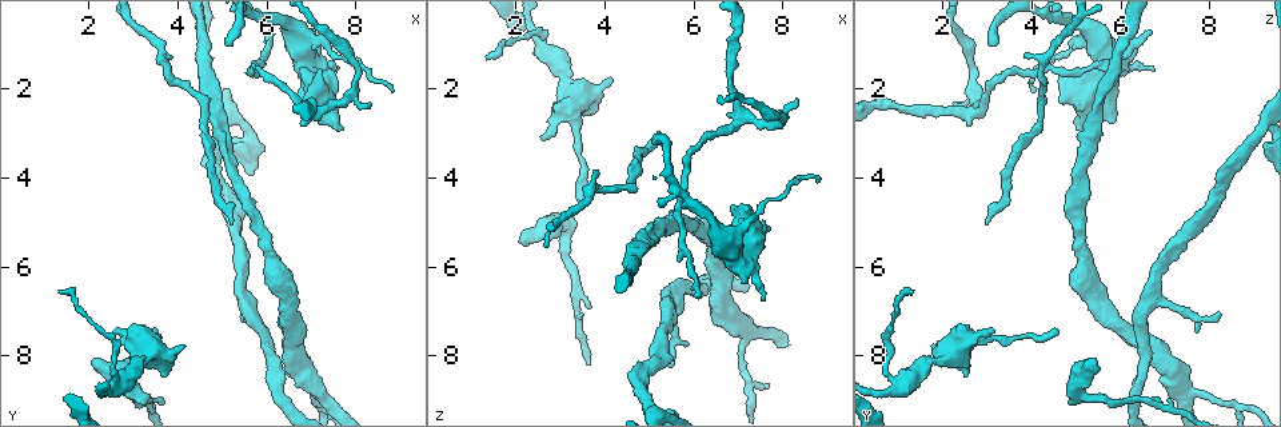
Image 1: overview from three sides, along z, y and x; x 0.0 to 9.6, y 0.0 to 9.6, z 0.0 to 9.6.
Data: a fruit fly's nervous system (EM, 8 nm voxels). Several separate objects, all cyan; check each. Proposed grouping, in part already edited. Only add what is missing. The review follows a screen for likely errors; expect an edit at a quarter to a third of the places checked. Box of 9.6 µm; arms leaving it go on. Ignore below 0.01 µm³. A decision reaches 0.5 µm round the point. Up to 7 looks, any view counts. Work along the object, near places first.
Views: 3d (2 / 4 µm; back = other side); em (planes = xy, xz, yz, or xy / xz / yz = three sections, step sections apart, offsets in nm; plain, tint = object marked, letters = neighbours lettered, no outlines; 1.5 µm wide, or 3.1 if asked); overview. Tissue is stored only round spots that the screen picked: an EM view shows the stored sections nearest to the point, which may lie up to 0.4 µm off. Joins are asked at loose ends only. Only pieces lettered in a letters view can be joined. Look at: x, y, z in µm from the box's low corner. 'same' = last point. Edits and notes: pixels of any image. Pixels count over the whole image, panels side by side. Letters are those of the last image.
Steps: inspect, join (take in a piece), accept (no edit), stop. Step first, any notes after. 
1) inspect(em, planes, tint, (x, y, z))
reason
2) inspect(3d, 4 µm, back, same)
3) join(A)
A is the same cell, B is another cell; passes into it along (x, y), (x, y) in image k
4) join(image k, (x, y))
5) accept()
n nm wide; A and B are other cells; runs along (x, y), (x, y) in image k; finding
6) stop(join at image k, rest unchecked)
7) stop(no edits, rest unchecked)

inspect(em, planes, letters, (8.35, 2.30, 2.20))
free end

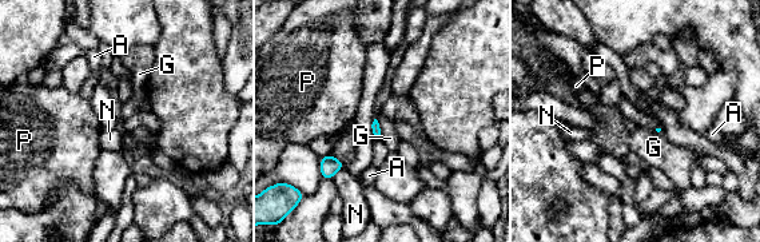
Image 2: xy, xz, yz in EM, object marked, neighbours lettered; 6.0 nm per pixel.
accept()
G touches over 130 nm; A, G, N and P are other cells; none of them fits

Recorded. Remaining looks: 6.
inspect(3d, 2 µm, (6.20, 0.65, 6.65))
thin end

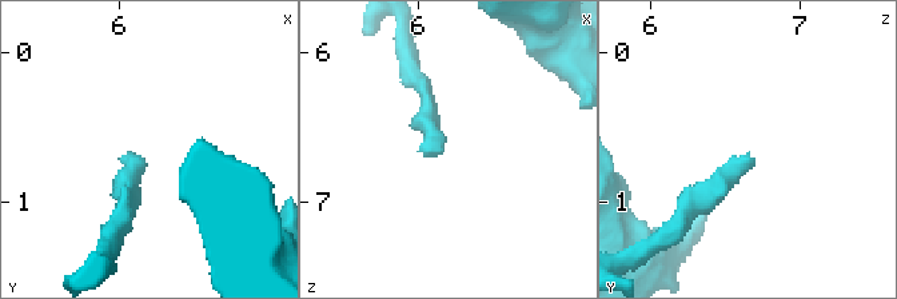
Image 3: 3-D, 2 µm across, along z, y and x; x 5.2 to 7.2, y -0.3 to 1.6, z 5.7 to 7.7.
inspect(em, xz, step 4, letters, (6.12, 0.70, 6.70))
shape alone is not enough

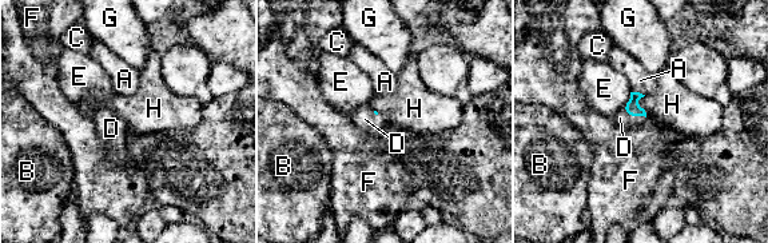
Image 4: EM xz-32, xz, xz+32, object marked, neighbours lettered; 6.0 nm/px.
join(D)
D touches over 160 nm; D is the same cell, A, B, C, E, F, G and H are other cells; passes into it along (631, 107), (633, 115), (620, 118) in image 4; the neuron continues

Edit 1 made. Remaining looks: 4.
inspect(em, planes, letters, (3.75, 8.45, 2.50))
branch stops here

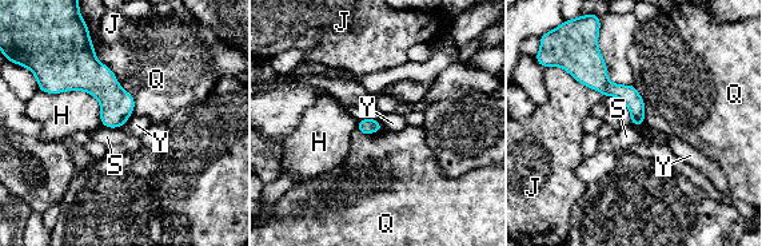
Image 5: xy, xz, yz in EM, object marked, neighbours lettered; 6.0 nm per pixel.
accept()
H, J, Q, S and Y are other cells; border along (132, 112), (122, 126) in image 5; no lettered piece goes on from it

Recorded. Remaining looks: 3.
stop(join at image 4, rest unchecked)

